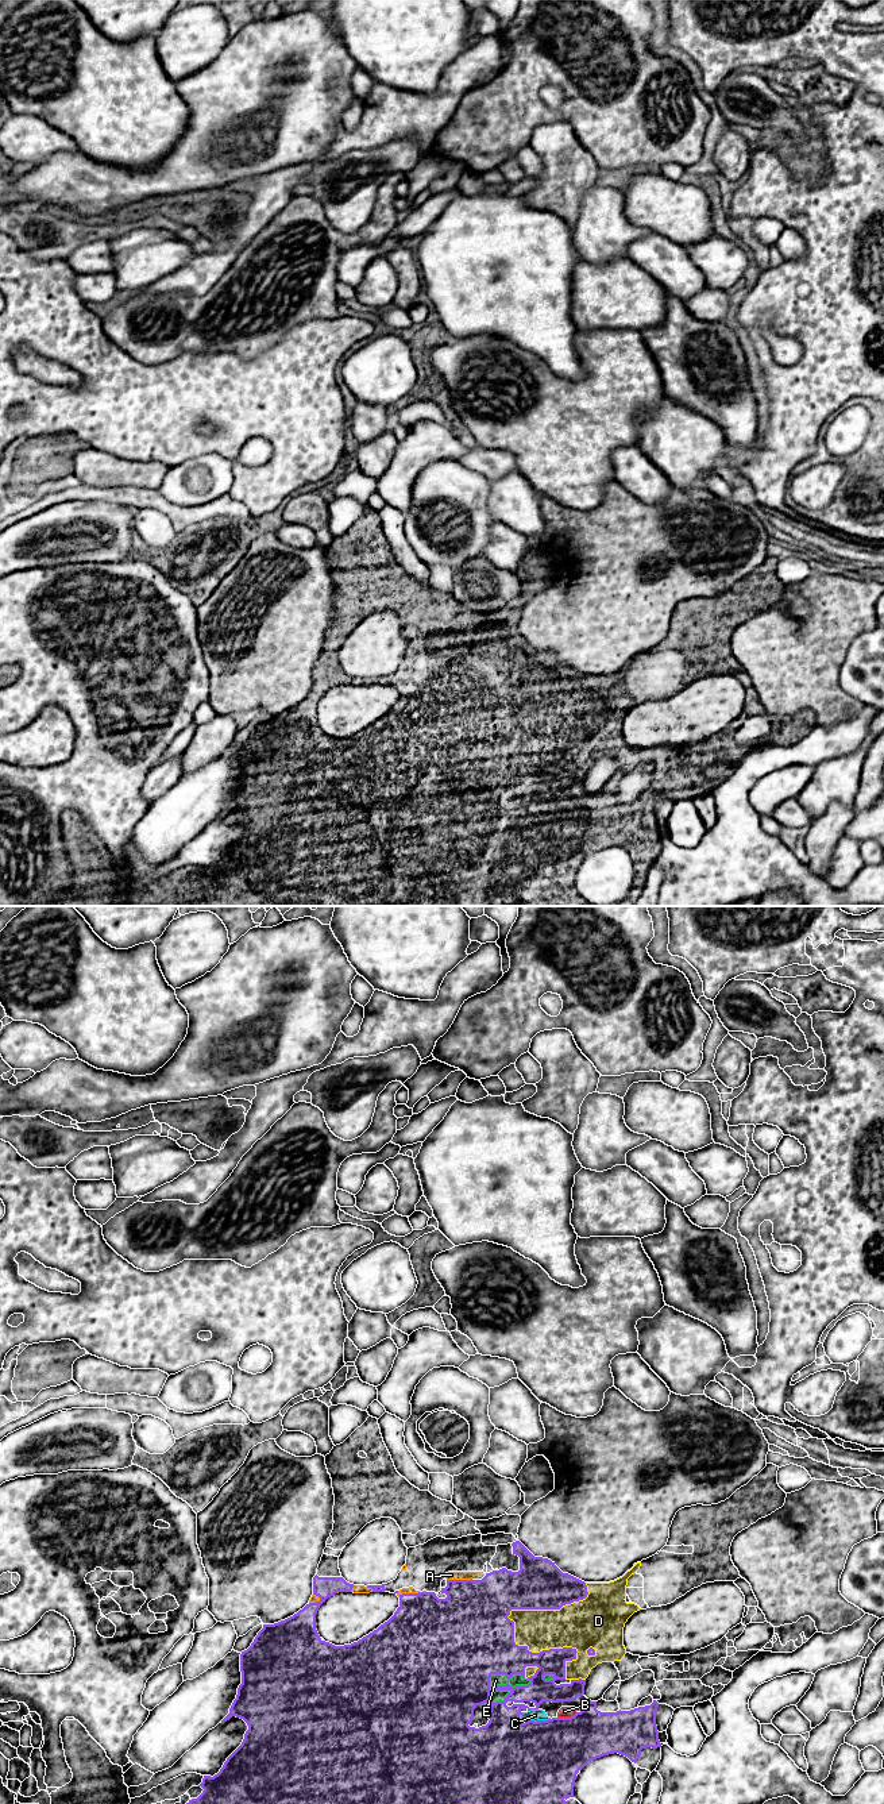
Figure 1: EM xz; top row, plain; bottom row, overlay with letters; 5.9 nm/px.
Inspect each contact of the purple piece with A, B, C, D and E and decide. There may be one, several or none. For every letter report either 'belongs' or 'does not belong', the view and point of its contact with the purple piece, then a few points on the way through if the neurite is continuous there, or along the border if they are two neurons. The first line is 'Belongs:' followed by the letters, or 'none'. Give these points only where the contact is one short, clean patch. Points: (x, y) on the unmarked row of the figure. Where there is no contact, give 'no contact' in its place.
Belongs: A, B, C, D, E
A: belongs; meets purple in xz at (459, 673)
B: belongs; meets purple in xz at (567, 810)
C: belongs; meets purple in xz at (537, 813)
D: belongs; meets purple in xz at (513, 721)
E: belongs; meets purple in xz at (500, 766)

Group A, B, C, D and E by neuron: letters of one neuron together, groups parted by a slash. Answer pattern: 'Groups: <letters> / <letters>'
Groups: A B C D E

